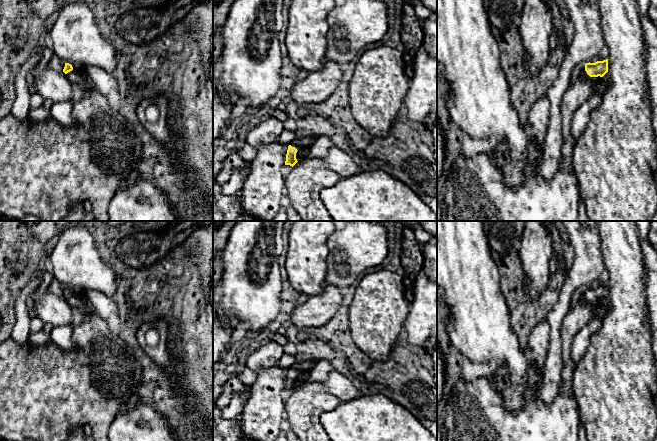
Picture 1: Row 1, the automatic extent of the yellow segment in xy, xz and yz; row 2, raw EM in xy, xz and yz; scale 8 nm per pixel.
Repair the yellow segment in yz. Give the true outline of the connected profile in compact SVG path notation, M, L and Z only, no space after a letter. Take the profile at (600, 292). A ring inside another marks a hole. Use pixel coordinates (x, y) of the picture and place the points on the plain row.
M608 283L595 287L586 287L580 302L589 303L590 301L603 301L608 296Z

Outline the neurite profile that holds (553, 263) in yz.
M553 250L552 256L549 261L549 280L555 274L555 272L557 270L557 266L558 266L557 253L555 250Z

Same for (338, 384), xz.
M335 369L330 371L327 378L322 381L322 386L341 402L359 398L362 395L346 376Z

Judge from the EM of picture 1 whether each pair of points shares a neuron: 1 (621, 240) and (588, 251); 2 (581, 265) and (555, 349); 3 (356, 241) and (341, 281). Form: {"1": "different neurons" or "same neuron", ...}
{"1": "different neurons", "2": "same neuron", "3": "same neuron"}

